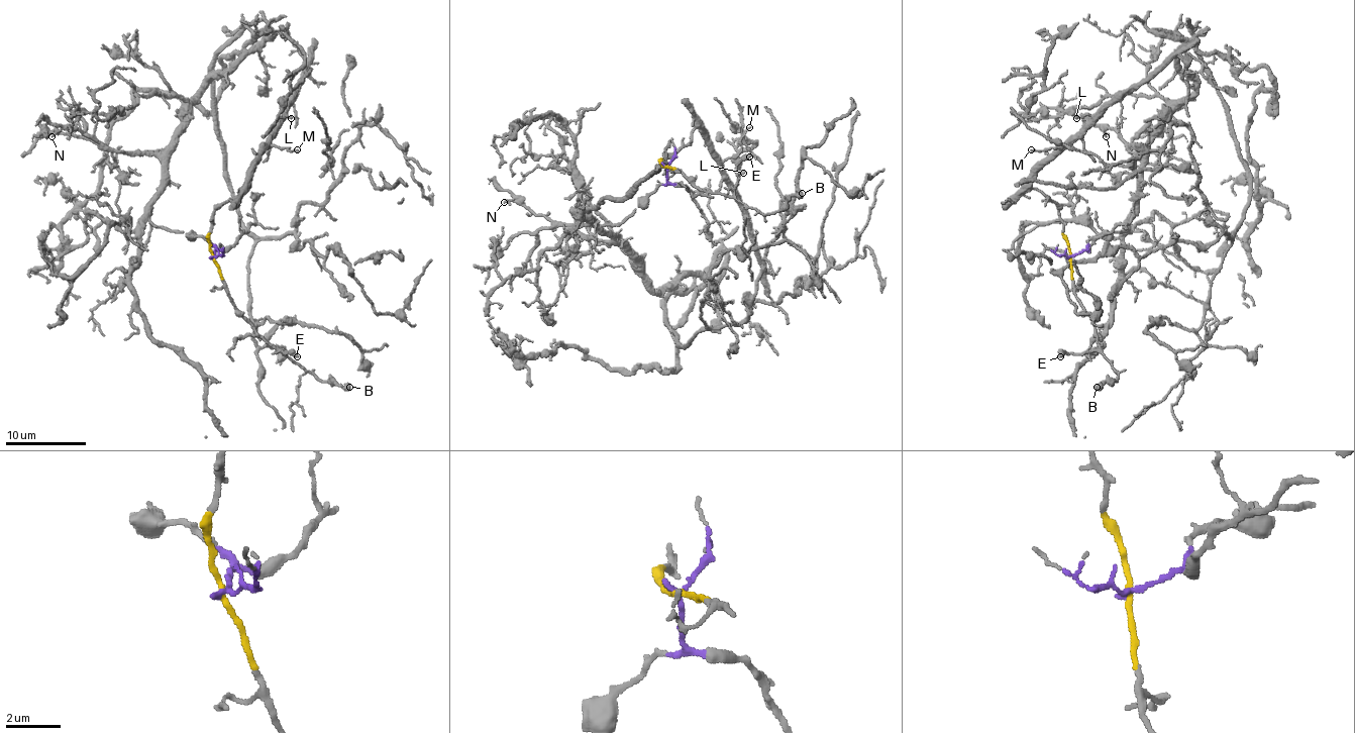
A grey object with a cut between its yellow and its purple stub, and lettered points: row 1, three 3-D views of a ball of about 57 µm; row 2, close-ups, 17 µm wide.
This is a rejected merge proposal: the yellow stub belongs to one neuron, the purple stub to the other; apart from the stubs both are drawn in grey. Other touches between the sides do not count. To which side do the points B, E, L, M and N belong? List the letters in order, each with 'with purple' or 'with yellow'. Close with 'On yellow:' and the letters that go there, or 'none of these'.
B: with yellow
E: with yellow
L: with yellow
M: with yellow
N: with purple
On yellow: B, E, L, M

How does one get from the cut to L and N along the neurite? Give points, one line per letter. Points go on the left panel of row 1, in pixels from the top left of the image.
L: (212, 256), (208, 238), (212, 214), (238, 194), (258, 149), (283, 117), (291, 119)
N: (212, 256), (200, 236), (149, 220), (162, 178), (155, 158), (103, 149), (75, 129), (50, 137)

